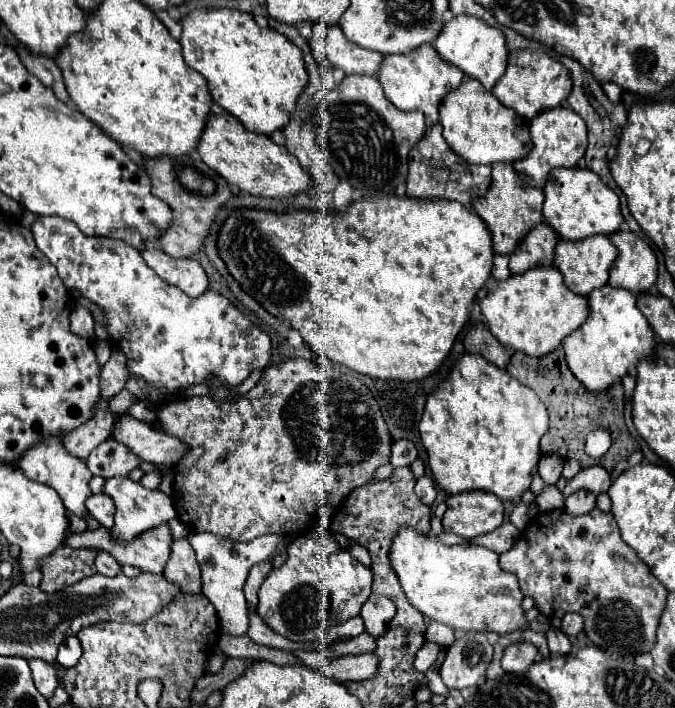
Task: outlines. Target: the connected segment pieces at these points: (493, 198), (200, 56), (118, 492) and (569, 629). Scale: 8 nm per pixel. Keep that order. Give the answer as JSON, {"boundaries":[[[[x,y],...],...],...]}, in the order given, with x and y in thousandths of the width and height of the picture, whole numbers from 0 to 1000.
{"boundaries":[[[[738,230],[729,233],[729,258],[720,275],[708,278],[702,284],[699,295],[711,304],[711,309],[720,315],[726,332],[729,332],[729,352],[741,360],[756,360],[773,335],[797,315],[803,315],[803,287],[806,273],[803,267],[791,267],[785,261],[776,261],[767,253],[767,244],[759,239],[756,230]]],[[[287,13],[267,30],[267,35],[270,49],[264,61],[270,64],[273,86],[279,95],[302,106],[317,145],[344,160],[364,182],[376,188],[400,191],[427,174],[439,151],[439,140],[456,114],[447,75],[436,61],[400,38],[385,38],[370,18],[350,13]]],[[[166,674],[157,677],[154,682],[154,694],[160,702],[169,705],[172,713],[172,742],[169,742],[169,758],[181,761],[181,764],[193,764],[196,758],[207,756],[216,747],[225,747],[243,736],[252,736],[261,730],[261,719],[255,713],[252,699],[240,696],[240,694],[225,694],[210,688],[207,682],[193,679],[190,674]]],[[[839,866],[839,869],[833,871],[830,888],[833,888],[833,894],[839,894],[841,900],[847,900],[847,897],[856,897],[856,894],[865,888],[865,877],[862,877],[862,871],[859,871],[856,866]]]]}

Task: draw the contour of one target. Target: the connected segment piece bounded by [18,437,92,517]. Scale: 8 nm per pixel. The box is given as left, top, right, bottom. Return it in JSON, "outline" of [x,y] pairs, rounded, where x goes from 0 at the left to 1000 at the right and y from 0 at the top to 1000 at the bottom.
{"outline":[[[74,617],[74,623],[62,623],[50,631],[41,634],[41,640],[36,640],[30,648],[27,648],[27,660],[33,662],[33,668],[50,679],[59,679],[65,685],[74,685],[77,691],[86,694],[95,716],[116,727],[116,730],[124,730],[127,725],[127,705],[136,699],[133,696],[133,688],[130,688],[130,679],[136,674],[133,662],[127,662],[127,654],[116,645],[107,645],[104,640],[98,640],[98,634],[92,631],[92,623],[86,617]]]}

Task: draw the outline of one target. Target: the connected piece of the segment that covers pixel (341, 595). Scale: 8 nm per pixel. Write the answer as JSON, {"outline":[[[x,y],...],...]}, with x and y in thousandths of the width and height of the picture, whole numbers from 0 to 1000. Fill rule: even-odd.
{"outline":[[[516,778],[492,781],[477,798],[477,818],[492,840],[492,866],[498,880],[527,871],[551,838],[551,806],[524,790]]]}

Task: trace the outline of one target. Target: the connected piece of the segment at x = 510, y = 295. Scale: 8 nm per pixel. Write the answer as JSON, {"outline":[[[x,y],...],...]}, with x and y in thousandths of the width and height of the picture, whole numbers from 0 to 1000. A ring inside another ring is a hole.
{"outline":[[[824,377],[785,380],[773,388],[756,388],[738,397],[735,408],[711,422],[711,436],[726,470],[732,470],[744,487],[785,504],[803,504],[827,493],[833,479],[856,465],[871,445],[868,422],[839,408],[833,386],[827,386]]]}

